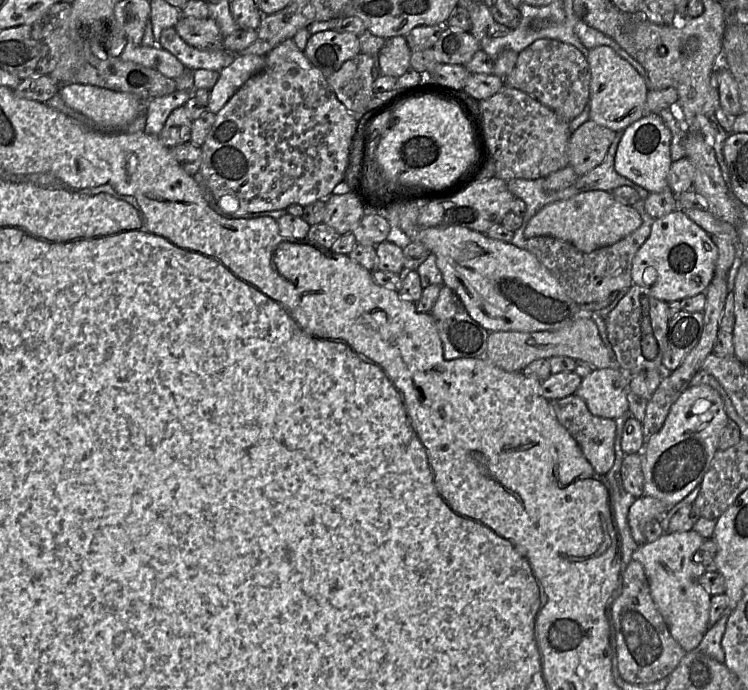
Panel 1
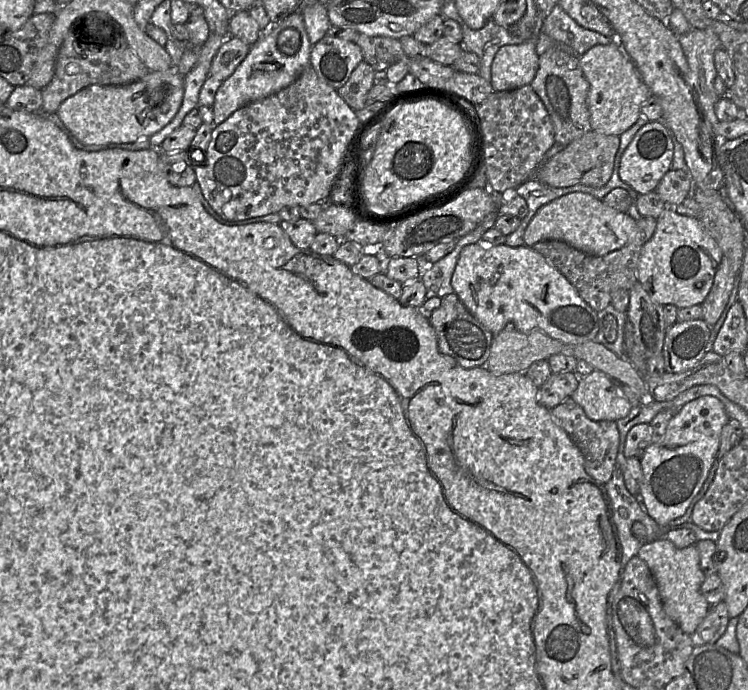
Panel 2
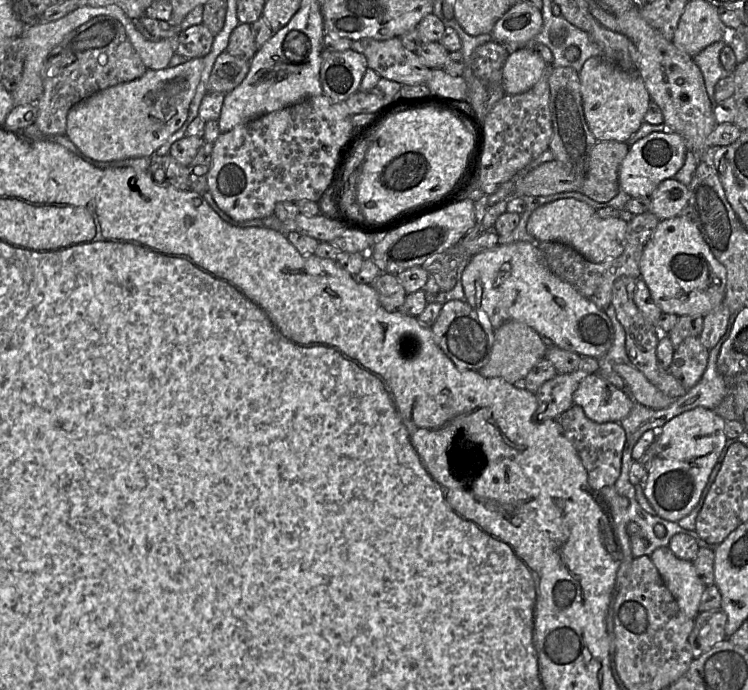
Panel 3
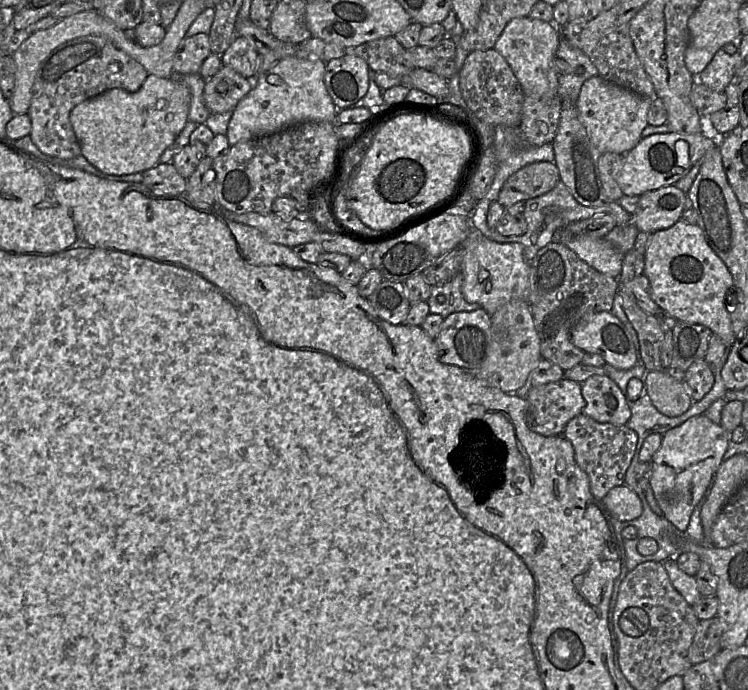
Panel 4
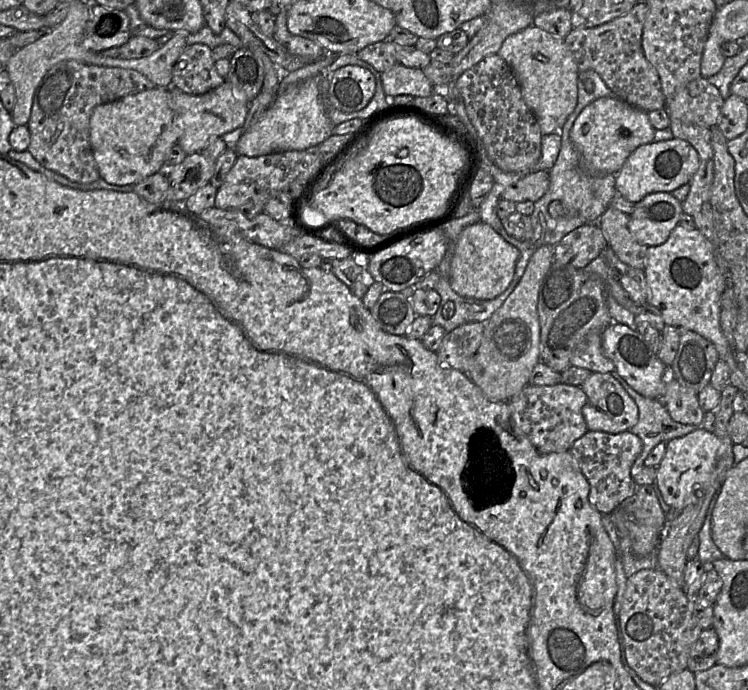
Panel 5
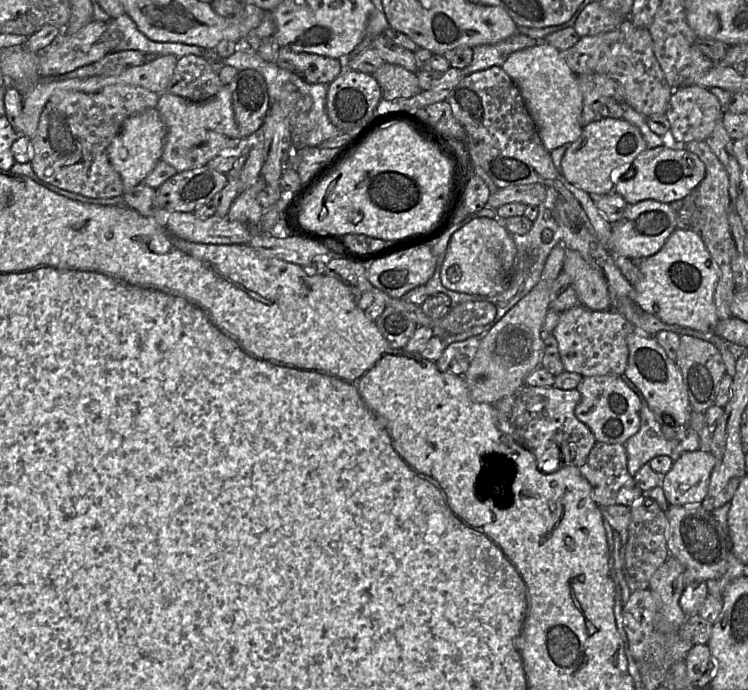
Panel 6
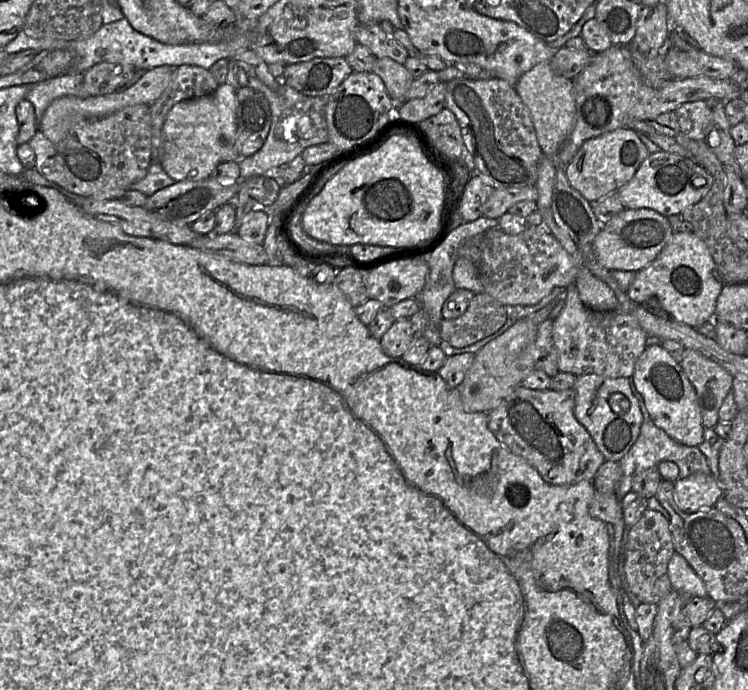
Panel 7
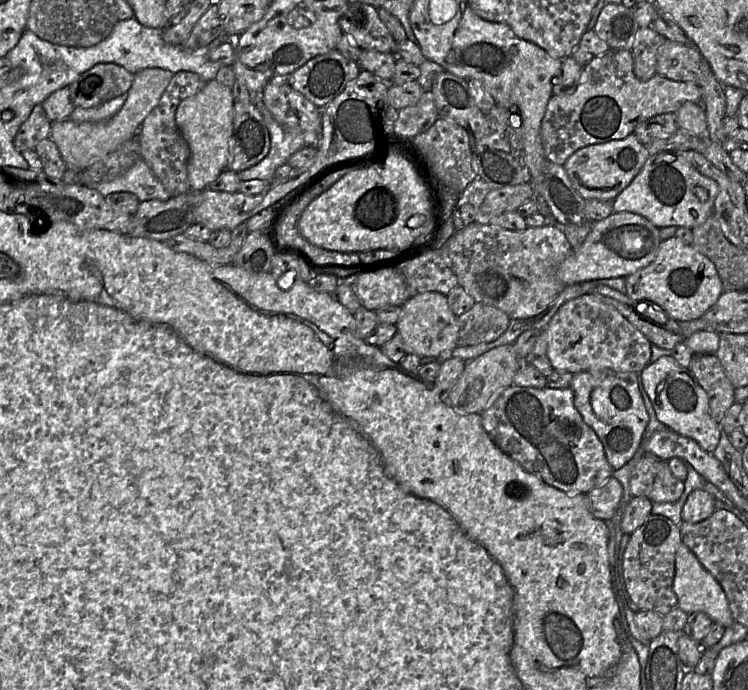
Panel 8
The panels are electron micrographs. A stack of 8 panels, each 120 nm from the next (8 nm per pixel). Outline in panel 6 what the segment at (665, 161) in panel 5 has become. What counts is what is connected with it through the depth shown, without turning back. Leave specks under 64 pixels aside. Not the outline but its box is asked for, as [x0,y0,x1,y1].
[614,141,705,205]

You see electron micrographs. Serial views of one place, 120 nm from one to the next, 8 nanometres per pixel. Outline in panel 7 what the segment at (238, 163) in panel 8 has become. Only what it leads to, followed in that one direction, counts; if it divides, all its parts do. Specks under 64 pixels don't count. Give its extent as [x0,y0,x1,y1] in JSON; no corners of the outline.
[236,85,271,158]

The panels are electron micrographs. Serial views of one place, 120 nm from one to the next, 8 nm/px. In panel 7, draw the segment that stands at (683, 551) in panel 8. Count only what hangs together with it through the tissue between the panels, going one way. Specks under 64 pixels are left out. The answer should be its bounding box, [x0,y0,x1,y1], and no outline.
[667,552,708,598]

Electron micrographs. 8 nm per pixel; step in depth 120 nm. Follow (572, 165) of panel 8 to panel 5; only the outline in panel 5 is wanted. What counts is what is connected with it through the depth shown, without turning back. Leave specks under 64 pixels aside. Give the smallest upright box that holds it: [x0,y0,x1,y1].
[570,96,655,174]

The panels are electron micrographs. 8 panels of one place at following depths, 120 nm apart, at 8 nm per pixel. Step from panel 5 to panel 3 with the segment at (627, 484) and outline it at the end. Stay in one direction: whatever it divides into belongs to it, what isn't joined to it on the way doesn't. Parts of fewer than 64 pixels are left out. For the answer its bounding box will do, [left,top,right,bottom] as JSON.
[557,405,626,491]

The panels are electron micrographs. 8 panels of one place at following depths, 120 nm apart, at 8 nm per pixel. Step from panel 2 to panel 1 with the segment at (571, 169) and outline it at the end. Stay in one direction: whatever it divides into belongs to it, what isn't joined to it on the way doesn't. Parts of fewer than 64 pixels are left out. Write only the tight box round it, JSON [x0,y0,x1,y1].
[568,120,615,177]

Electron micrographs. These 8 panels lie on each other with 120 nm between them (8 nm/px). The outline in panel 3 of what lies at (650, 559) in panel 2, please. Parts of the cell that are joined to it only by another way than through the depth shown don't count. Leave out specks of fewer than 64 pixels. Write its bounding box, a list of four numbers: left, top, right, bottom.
[649,546,705,619]

